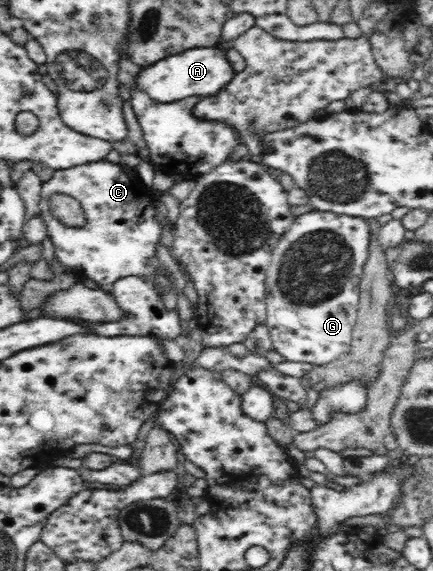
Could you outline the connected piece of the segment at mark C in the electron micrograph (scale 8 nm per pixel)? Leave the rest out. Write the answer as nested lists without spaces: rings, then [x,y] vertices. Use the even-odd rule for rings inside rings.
[[[104,160],[54,171],[52,178],[41,186],[38,218],[45,222],[47,236],[51,237],[52,244],[54,244],[55,258],[64,268],[80,274],[83,279],[89,278],[92,282],[97,282],[104,292],[115,293],[111,287],[120,278],[137,275],[154,279],[156,274],[162,272],[162,263],[156,257],[156,246],[160,242],[162,228],[156,220],[155,201],[156,197],[153,197],[150,188],[140,181],[140,176],[134,167]],[[56,192],[68,194],[80,202],[86,216],[86,224],[81,227],[70,227],[52,216],[49,198]]]

